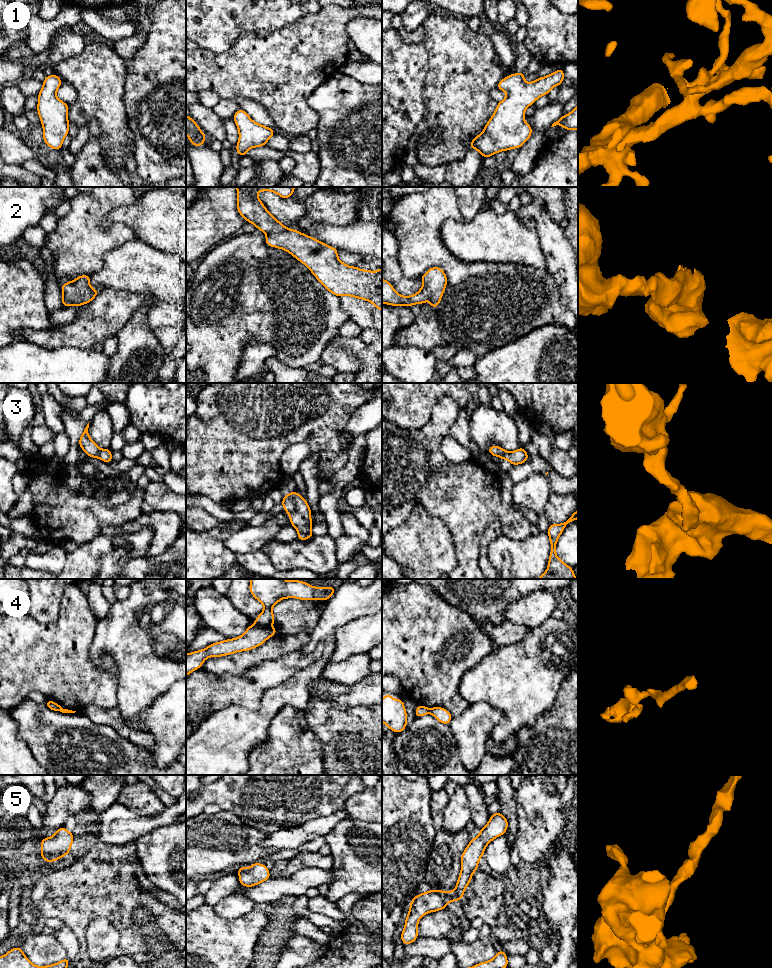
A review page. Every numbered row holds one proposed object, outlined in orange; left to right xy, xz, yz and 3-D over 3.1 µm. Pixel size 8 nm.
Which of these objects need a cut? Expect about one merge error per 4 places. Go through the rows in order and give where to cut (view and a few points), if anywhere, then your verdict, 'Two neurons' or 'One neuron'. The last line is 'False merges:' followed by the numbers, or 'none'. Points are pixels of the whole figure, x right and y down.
1: No split. One neuron
2: No split. One neuron
3: No split. One neuron
4: Split along xz (255, 622), (259, 625), (267, 626). Two neurons
5: No split. One neuron
False merges: 4

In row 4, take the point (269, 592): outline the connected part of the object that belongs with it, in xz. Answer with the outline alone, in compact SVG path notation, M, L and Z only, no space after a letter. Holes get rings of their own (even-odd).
M251 579L249 590L252 596L264 605L264 610L255 619L259 626L275 623L272 607L281 599L329 600L335 587L314 587L304 581L284 579Z

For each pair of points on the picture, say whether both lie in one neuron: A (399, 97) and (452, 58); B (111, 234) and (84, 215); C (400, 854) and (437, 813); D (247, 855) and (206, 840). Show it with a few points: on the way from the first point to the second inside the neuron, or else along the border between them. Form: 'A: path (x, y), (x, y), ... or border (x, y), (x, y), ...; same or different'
A: border (429, 55), (429, 71), (423, 87), (423, 101); different
B: path (104, 234), (91, 222); same
C: border (430, 795), (432, 824), (437, 829); different
D: path (237, 845), (231, 842), (216, 842); same

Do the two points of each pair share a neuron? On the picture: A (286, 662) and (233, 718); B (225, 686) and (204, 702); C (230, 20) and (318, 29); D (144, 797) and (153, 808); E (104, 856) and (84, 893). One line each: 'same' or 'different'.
A: different
B: same
C: different
D: same
E: same

